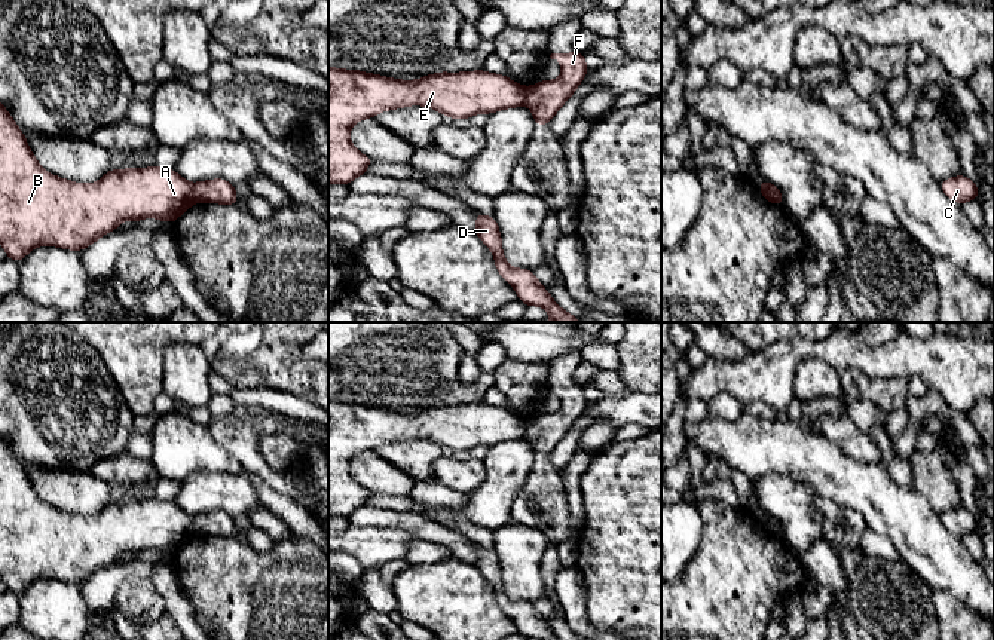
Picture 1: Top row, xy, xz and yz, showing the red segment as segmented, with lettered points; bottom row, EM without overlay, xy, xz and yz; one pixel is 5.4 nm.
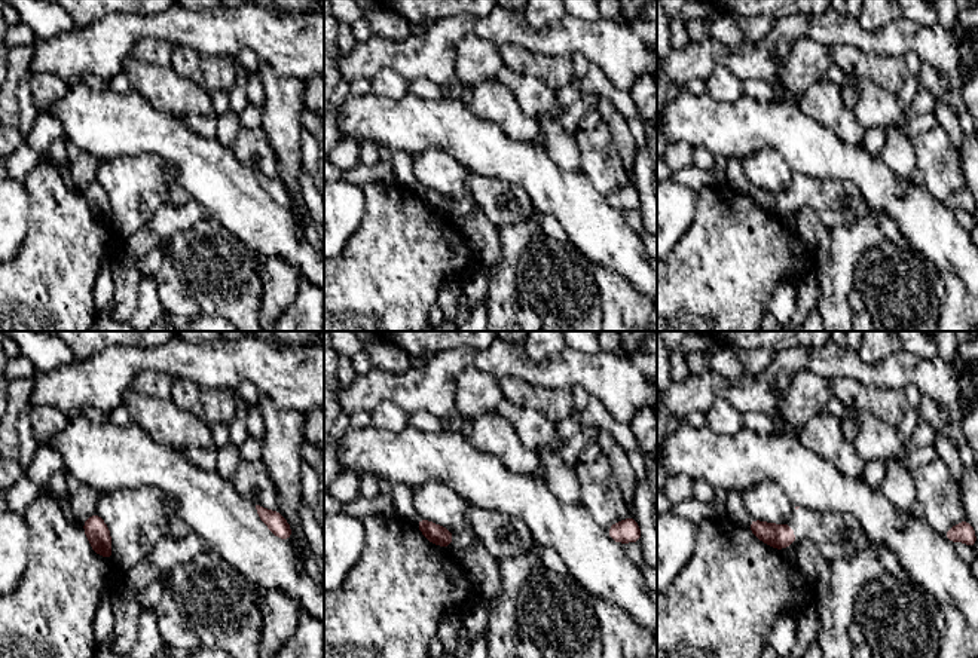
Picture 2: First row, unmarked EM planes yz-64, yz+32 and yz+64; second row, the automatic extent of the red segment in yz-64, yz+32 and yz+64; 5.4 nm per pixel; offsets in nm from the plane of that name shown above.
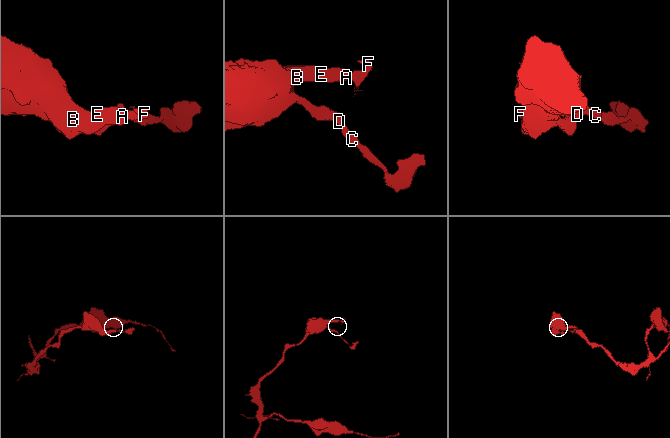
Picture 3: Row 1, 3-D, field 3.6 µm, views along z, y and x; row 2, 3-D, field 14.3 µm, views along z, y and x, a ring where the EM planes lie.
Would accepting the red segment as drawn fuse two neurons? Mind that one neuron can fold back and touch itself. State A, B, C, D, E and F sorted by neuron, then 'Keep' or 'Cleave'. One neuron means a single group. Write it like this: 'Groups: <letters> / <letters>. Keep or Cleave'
Groups: A B C D E / F. Cleave

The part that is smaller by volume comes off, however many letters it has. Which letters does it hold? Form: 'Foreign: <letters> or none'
Foreign: F

